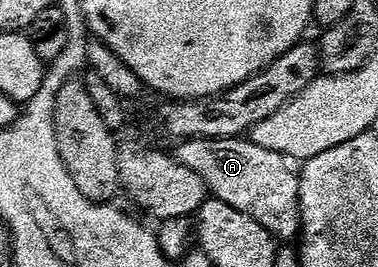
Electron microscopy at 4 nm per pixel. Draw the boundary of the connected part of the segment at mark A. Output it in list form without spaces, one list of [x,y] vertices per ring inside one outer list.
[[[188,138],[177,143],[176,157],[184,167],[196,172],[203,180],[207,191],[224,204],[244,212],[244,216],[252,216],[256,224],[260,224],[275,239],[294,240],[302,229],[302,209],[300,208],[299,175],[293,170],[288,159],[276,152],[268,152],[268,148],[260,148],[260,144],[241,138]]]

